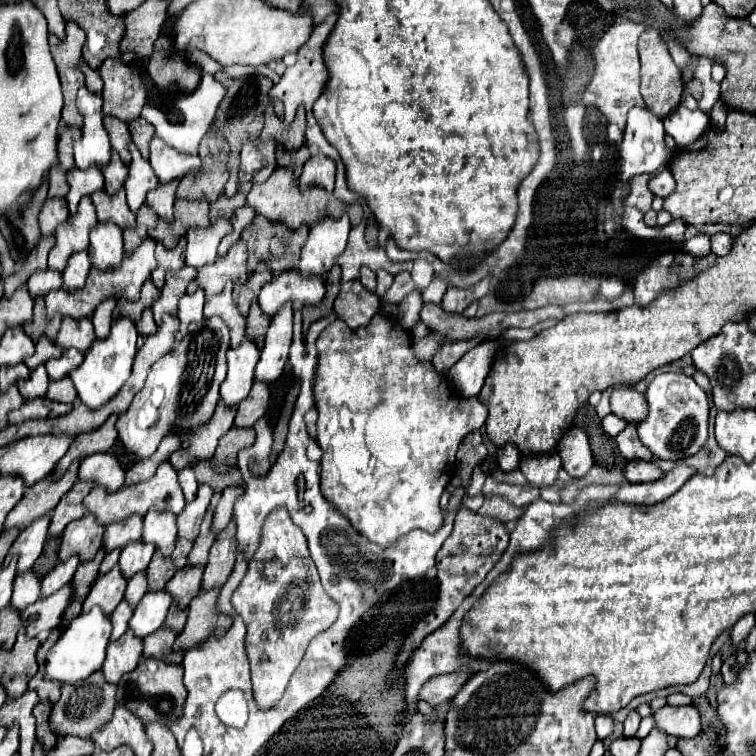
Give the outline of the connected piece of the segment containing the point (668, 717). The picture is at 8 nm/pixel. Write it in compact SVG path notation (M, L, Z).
M694 704L690 706L664 706L654 714L656 728L668 736L694 738L700 732L700 712Z

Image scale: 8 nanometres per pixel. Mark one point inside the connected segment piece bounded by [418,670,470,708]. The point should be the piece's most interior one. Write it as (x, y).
(440, 689)

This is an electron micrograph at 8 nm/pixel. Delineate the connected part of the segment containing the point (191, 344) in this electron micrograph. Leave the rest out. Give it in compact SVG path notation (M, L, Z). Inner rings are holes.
M214 316L206 318L190 332L194 334L188 334L176 350L170 350L152 364L144 388L134 396L126 414L122 414L116 422L124 448L134 452L138 458L154 454L160 440L172 430L196 432L210 420L220 398L218 388L226 376L226 350L230 346L228 326L222 318Z

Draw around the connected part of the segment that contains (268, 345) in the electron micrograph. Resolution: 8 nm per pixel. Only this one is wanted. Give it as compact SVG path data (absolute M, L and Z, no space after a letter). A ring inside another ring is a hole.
M286 302L272 318L268 328L260 360L256 364L256 380L274 382L282 374L288 360L288 348L292 342L292 304Z

